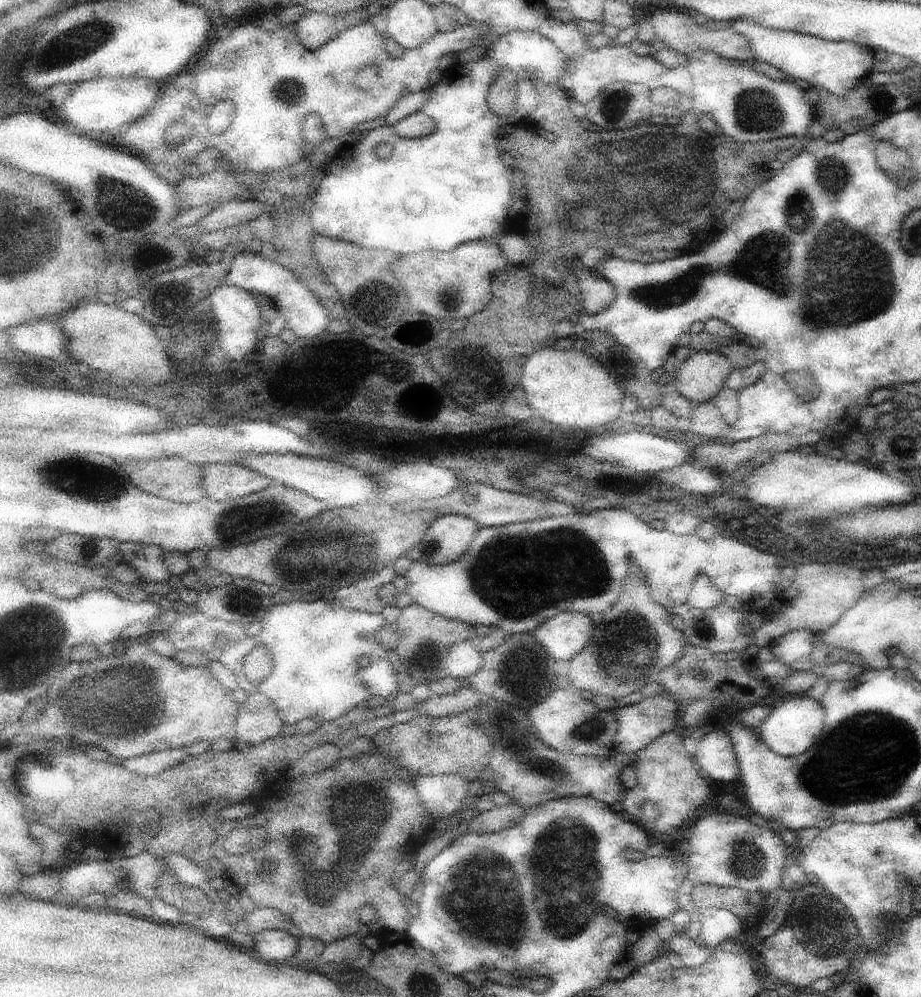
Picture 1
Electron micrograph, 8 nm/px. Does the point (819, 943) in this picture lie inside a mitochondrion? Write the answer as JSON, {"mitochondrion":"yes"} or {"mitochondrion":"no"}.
{"mitochondrion":"yes"}

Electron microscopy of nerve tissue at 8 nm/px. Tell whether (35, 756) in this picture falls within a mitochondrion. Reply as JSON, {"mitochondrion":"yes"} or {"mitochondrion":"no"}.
{"mitochondrion":"no"}

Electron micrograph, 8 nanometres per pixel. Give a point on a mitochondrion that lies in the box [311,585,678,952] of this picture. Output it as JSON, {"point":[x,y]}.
{"point":[357,805]}

